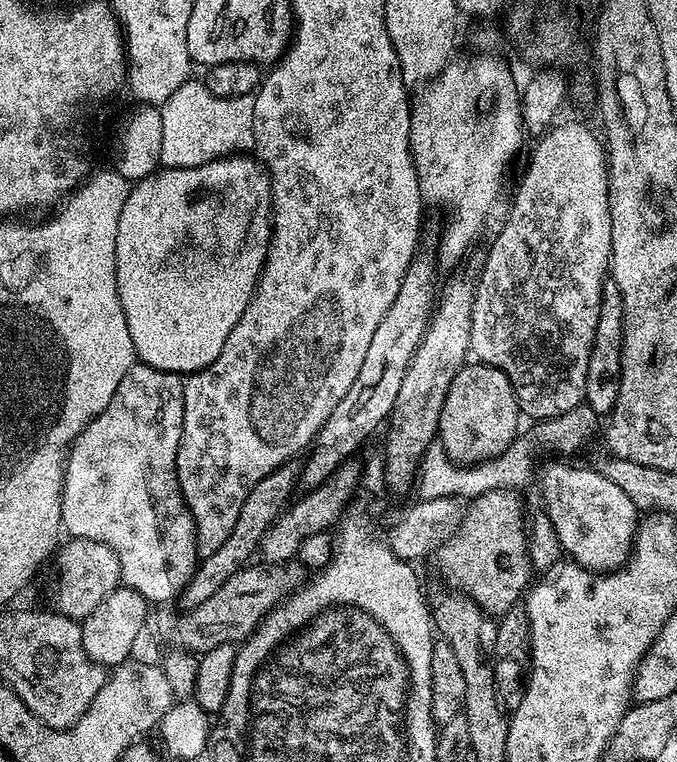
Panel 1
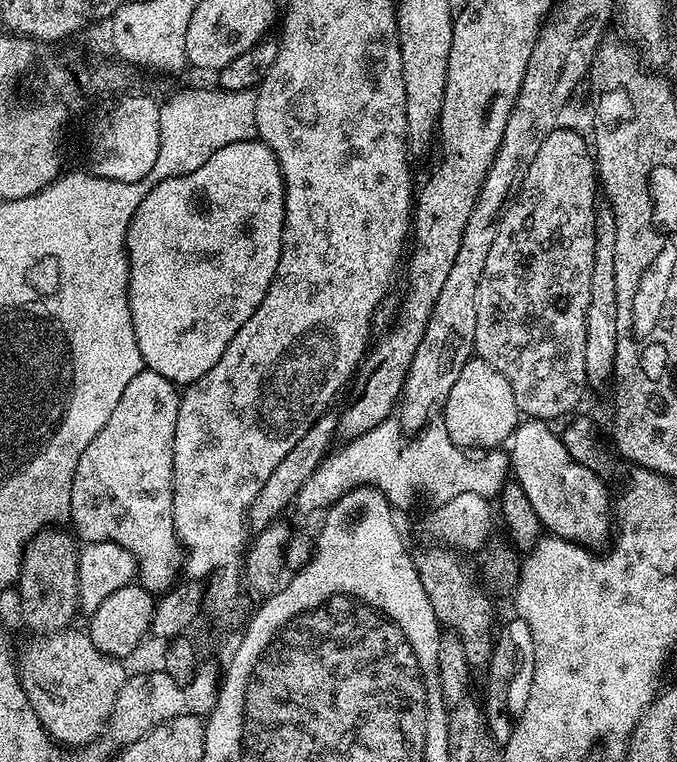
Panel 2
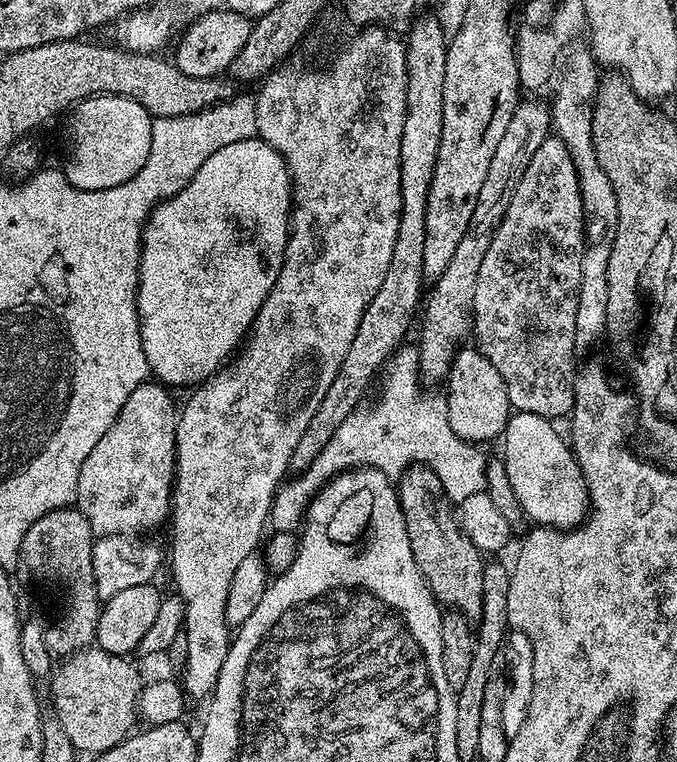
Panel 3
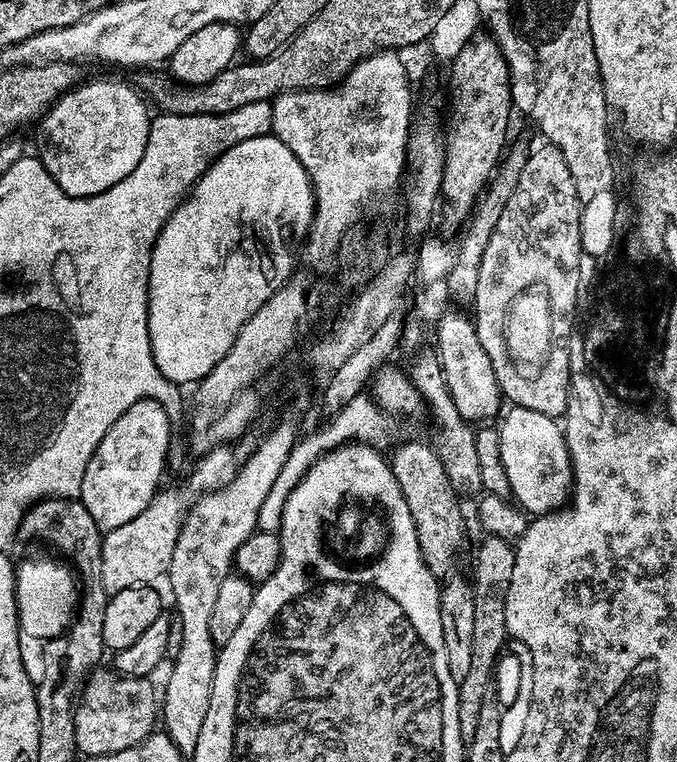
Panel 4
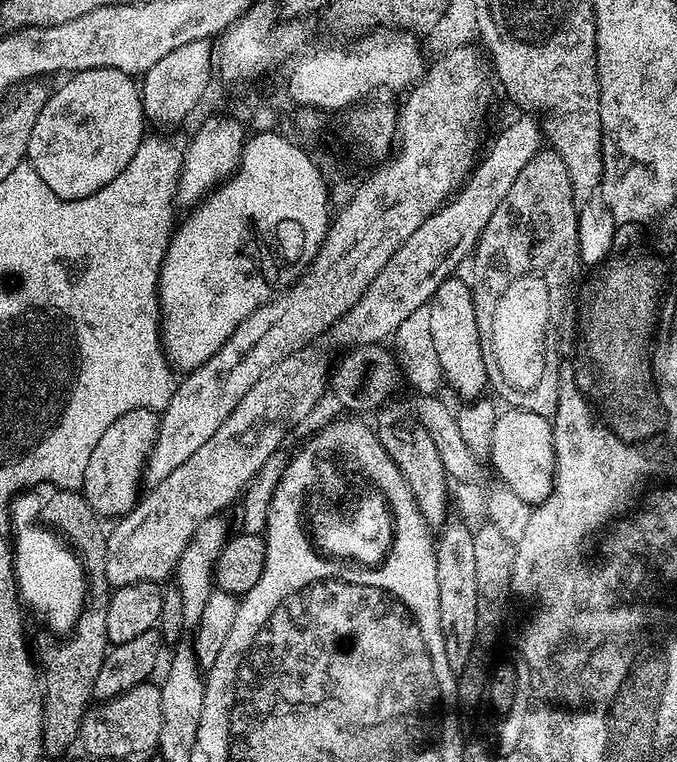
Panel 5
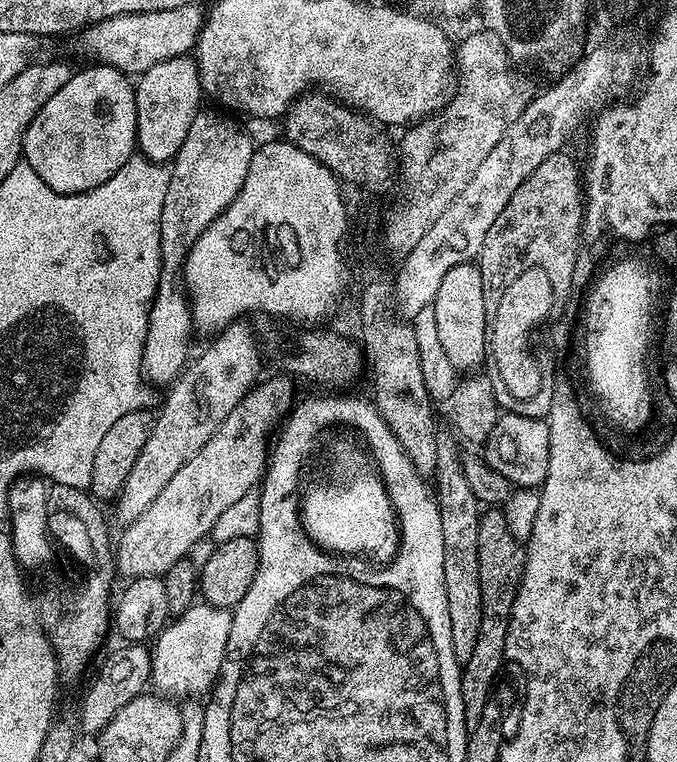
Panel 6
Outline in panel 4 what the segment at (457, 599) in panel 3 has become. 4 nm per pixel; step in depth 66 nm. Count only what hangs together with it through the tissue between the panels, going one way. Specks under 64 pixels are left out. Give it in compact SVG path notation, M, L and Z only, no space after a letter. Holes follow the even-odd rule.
M408 440L396 449L391 449L390 463L394 478L398 478L398 486L402 490L402 498L406 498L406 506L410 506L410 518L414 520L414 530L418 536L418 546L422 550L424 565L437 578L448 578L456 568L456 559L464 548L464 512L460 509L461 497L450 486L450 478L446 478L446 468L442 466L440 456L431 443L423 444L420 440Z

